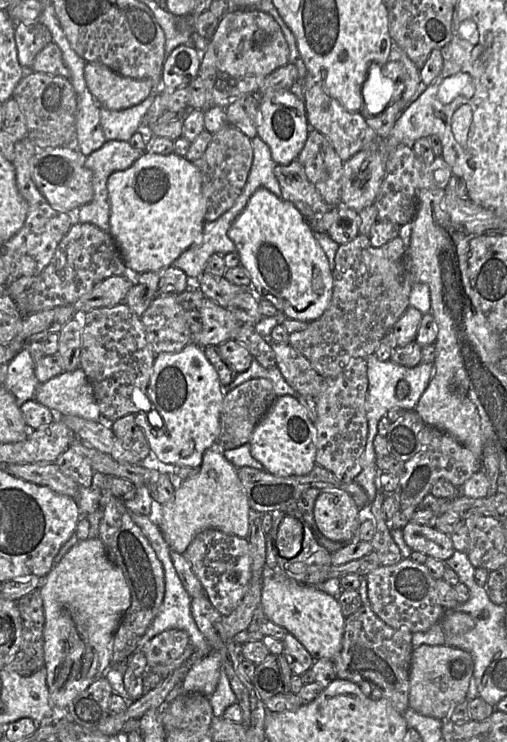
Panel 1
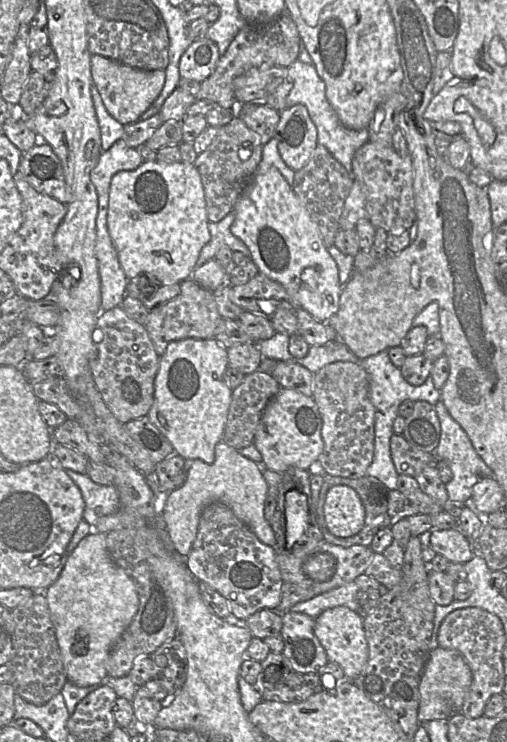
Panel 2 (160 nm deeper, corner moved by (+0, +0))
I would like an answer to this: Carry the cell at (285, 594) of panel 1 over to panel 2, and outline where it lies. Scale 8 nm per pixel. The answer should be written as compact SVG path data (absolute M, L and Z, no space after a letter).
M345 606L328 609L315 618L314 634L324 647L329 662L338 664L345 677L352 681L366 666L369 648L365 637L363 618Z

